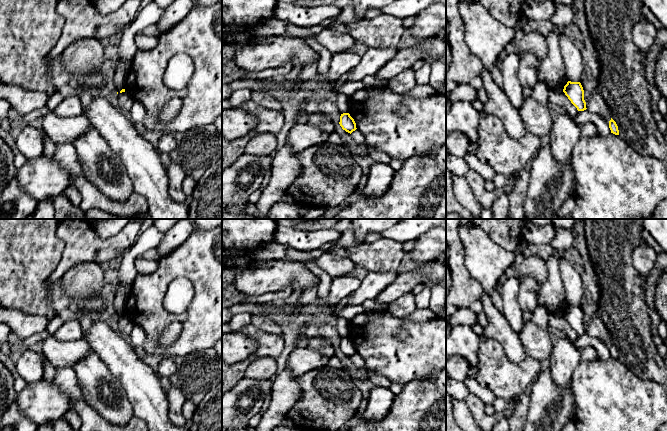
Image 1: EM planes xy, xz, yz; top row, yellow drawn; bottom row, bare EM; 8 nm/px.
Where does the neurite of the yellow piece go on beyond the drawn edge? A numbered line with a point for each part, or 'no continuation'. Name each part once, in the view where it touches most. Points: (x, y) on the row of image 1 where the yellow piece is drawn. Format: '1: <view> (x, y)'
no continuation

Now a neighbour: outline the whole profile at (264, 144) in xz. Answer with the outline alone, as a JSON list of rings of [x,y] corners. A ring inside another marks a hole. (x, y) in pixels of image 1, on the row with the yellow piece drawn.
[[[266,132],[253,136],[245,147],[245,153],[253,156],[268,156],[274,154],[276,150],[276,135]]]

